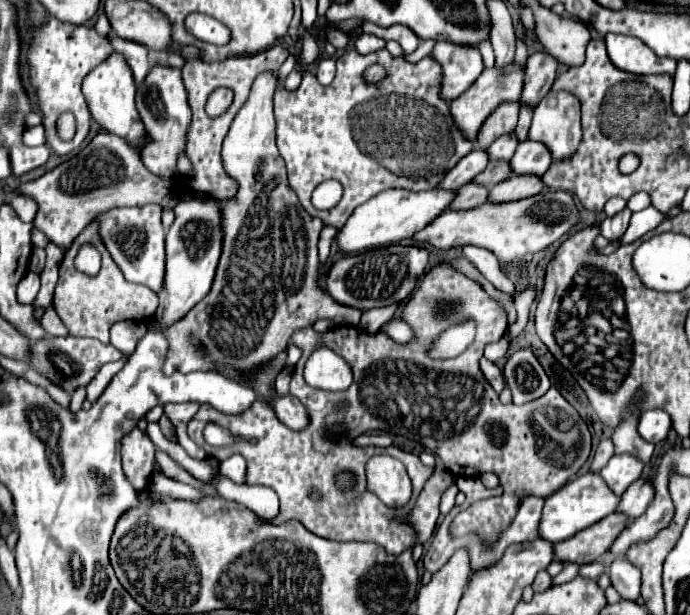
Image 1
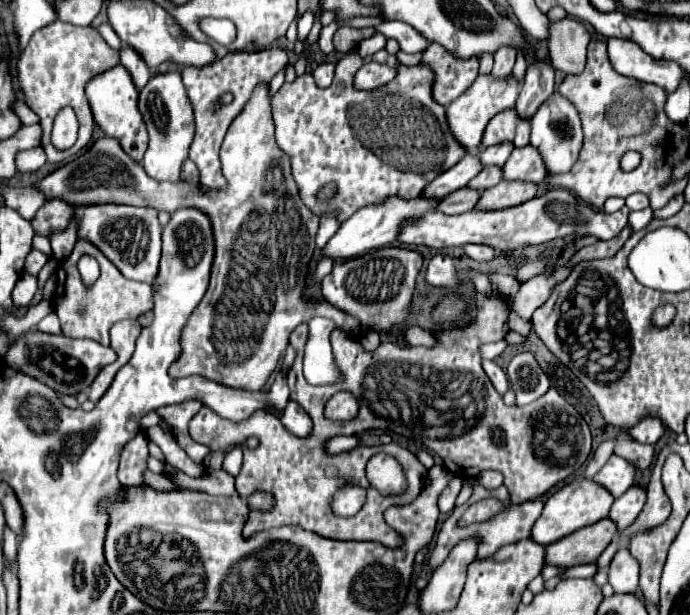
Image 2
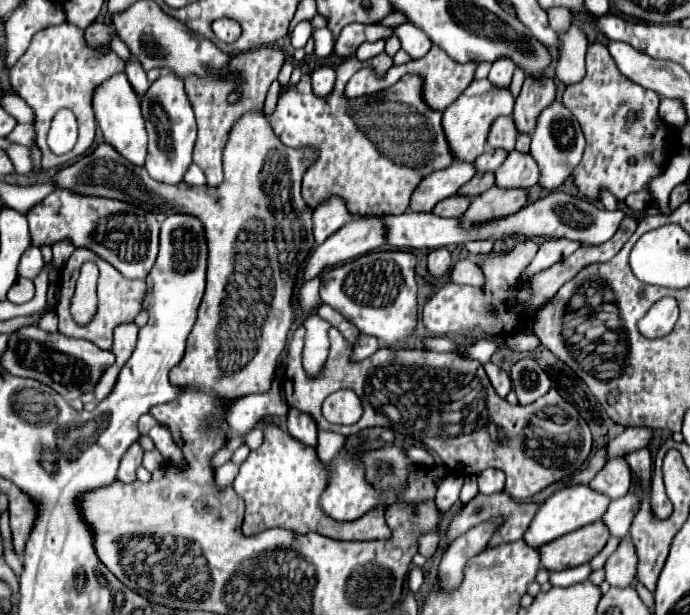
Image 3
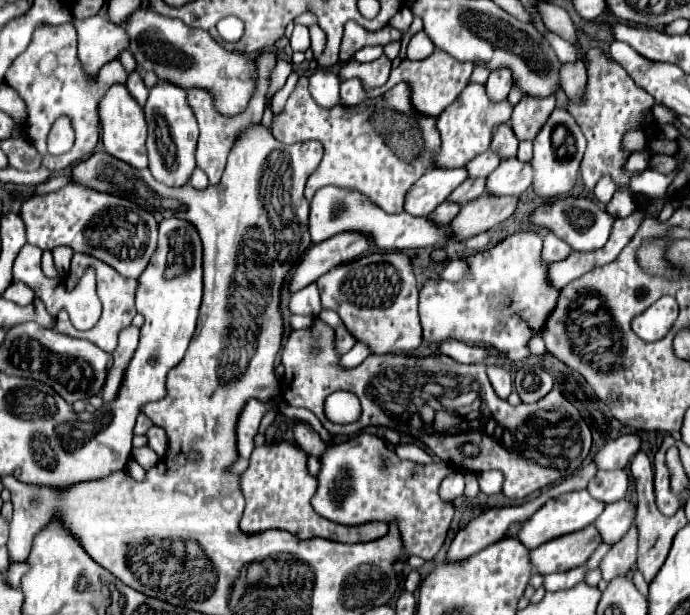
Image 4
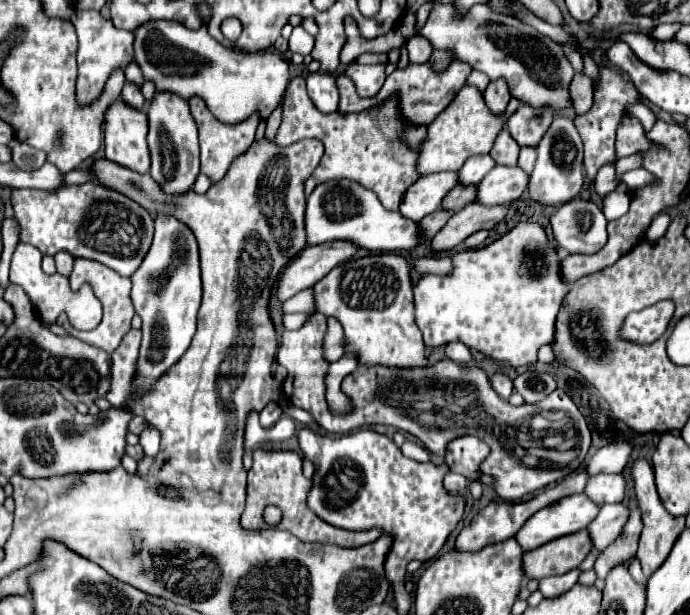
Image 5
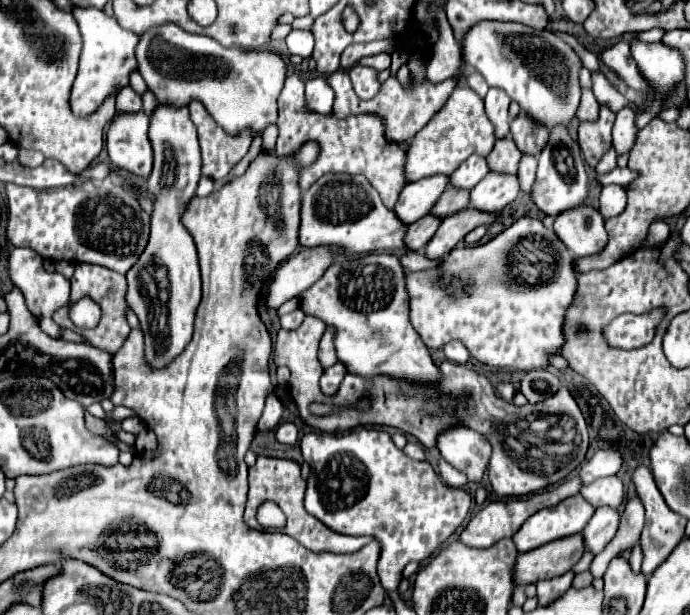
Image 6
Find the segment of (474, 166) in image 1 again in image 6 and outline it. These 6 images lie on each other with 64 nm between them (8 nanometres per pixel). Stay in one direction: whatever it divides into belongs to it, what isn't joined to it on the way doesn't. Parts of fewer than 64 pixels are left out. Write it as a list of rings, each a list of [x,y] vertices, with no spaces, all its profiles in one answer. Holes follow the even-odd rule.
[[[444,174],[412,182],[402,190],[394,206],[394,212],[402,222],[412,224],[422,216],[430,214],[430,210],[438,202],[436,198],[440,198],[448,186],[450,186],[450,176],[444,176]]]

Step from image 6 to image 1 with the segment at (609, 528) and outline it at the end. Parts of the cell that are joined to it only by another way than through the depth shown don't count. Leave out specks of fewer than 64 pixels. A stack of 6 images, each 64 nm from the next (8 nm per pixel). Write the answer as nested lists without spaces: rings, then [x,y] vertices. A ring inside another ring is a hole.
[[[638,478],[622,494],[622,502],[618,506],[618,512],[624,512],[634,520],[646,512],[646,506],[650,506],[652,498],[654,498],[654,486],[650,486],[650,480]]]

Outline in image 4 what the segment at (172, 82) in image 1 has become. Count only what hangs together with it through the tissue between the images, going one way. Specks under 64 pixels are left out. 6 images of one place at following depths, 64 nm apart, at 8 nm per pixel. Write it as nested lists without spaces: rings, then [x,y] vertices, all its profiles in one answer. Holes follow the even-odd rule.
[[[160,82],[150,88],[148,100],[144,104],[144,114],[148,122],[148,168],[156,180],[162,180],[162,172],[168,168],[196,168],[194,150],[198,140],[198,124],[186,100],[186,90],[172,84]]]

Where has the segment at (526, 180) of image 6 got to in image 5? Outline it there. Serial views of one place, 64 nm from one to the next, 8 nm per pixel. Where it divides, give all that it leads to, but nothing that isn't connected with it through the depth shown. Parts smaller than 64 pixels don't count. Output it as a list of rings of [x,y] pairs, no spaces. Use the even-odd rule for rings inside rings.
[[[522,146],[520,148],[520,158],[518,158],[518,166],[522,166],[524,172],[532,172],[532,166],[534,166],[534,160],[536,160],[536,152],[534,148],[530,146]]]

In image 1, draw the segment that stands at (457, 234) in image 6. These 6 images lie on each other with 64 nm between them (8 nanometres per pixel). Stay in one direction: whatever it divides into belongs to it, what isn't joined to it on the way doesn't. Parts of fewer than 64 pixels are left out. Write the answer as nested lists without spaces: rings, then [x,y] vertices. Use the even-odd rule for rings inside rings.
[[[524,174],[524,176],[512,176],[500,184],[496,184],[490,190],[490,202],[510,202],[510,200],[520,200],[534,196],[542,192],[544,182],[542,178],[534,178],[534,174]]]

